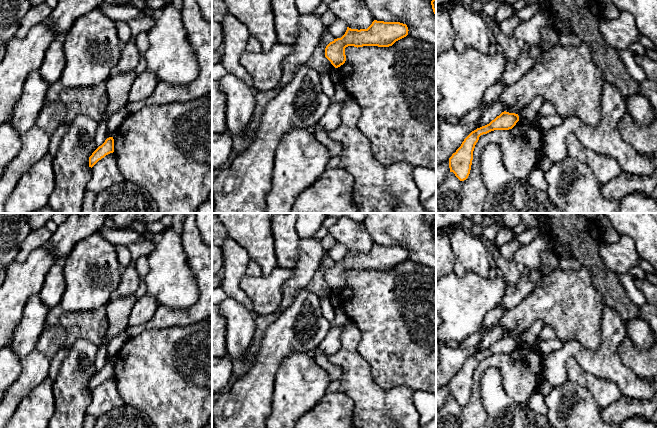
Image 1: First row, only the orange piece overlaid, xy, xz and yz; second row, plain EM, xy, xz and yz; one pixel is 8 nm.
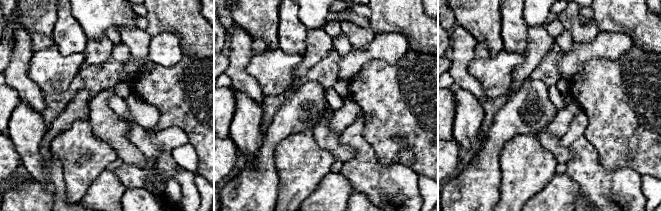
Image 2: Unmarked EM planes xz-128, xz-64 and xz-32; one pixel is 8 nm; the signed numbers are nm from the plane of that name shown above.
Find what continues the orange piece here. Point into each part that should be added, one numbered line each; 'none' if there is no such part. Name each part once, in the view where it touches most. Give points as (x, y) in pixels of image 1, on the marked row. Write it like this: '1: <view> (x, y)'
none

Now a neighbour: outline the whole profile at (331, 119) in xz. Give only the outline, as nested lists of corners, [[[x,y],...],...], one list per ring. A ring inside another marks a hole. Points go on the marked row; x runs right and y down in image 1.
[[[306,64],[298,67],[292,80],[265,106],[246,149],[212,181],[212,213],[265,213],[266,199],[272,189],[275,150],[282,137],[292,129],[309,129],[314,137],[318,129],[335,130],[341,124],[343,105],[351,99],[347,96],[343,101],[332,104],[331,98],[322,91],[318,71]]]

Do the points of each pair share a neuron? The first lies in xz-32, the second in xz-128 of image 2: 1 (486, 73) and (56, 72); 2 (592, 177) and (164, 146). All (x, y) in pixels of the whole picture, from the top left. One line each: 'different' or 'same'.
1: same
2: same

